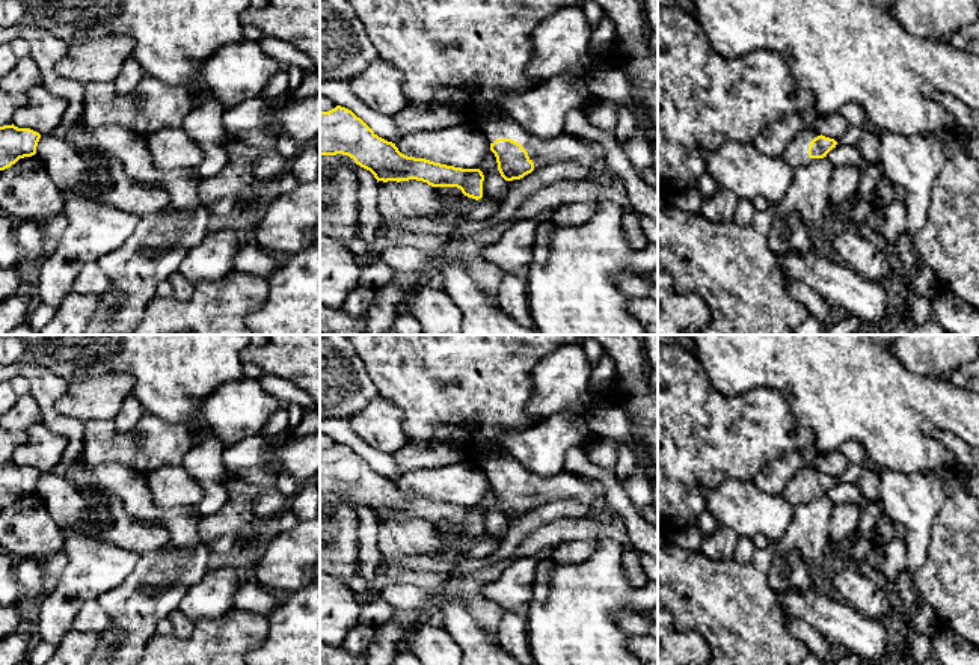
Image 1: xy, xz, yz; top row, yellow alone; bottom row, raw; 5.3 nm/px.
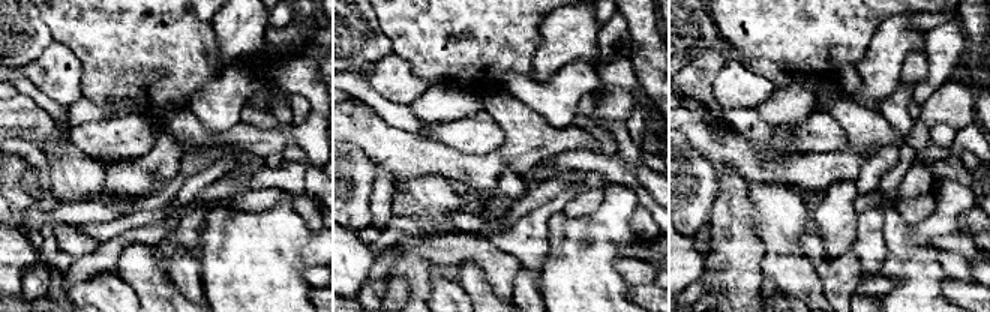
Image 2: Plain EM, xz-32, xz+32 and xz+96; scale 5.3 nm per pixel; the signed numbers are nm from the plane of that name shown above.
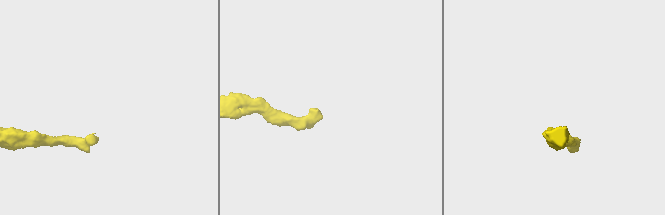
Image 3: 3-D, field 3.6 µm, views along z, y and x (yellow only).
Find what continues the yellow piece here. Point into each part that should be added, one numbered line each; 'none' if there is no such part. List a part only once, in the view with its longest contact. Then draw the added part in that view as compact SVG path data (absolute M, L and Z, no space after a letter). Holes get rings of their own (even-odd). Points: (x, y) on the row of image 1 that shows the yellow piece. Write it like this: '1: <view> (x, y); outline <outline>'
1: xz (497, 124); outline M486 110L475 118L475 124L483 127L489 143L496 139L511 139L520 143L534 163L534 170L558 161L575 161L591 167L606 157L602 143L585 142L570 134L561 134L552 140L537 139L504 110Z

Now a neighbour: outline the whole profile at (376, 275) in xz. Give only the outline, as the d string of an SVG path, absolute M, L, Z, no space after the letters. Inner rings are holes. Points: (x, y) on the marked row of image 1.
M377 258L374 262L362 267L358 285L382 288L391 283L395 273L397 271L392 267Z

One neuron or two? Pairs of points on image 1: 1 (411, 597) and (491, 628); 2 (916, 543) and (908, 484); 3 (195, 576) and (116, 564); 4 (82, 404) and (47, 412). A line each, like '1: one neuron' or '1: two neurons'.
1: one neuron
2: one neuron
3: two neurons
4: two neurons

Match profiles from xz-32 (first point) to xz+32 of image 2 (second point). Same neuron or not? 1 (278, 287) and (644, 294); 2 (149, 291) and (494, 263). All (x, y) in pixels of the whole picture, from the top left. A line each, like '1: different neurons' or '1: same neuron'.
1: different neurons
2: different neurons

